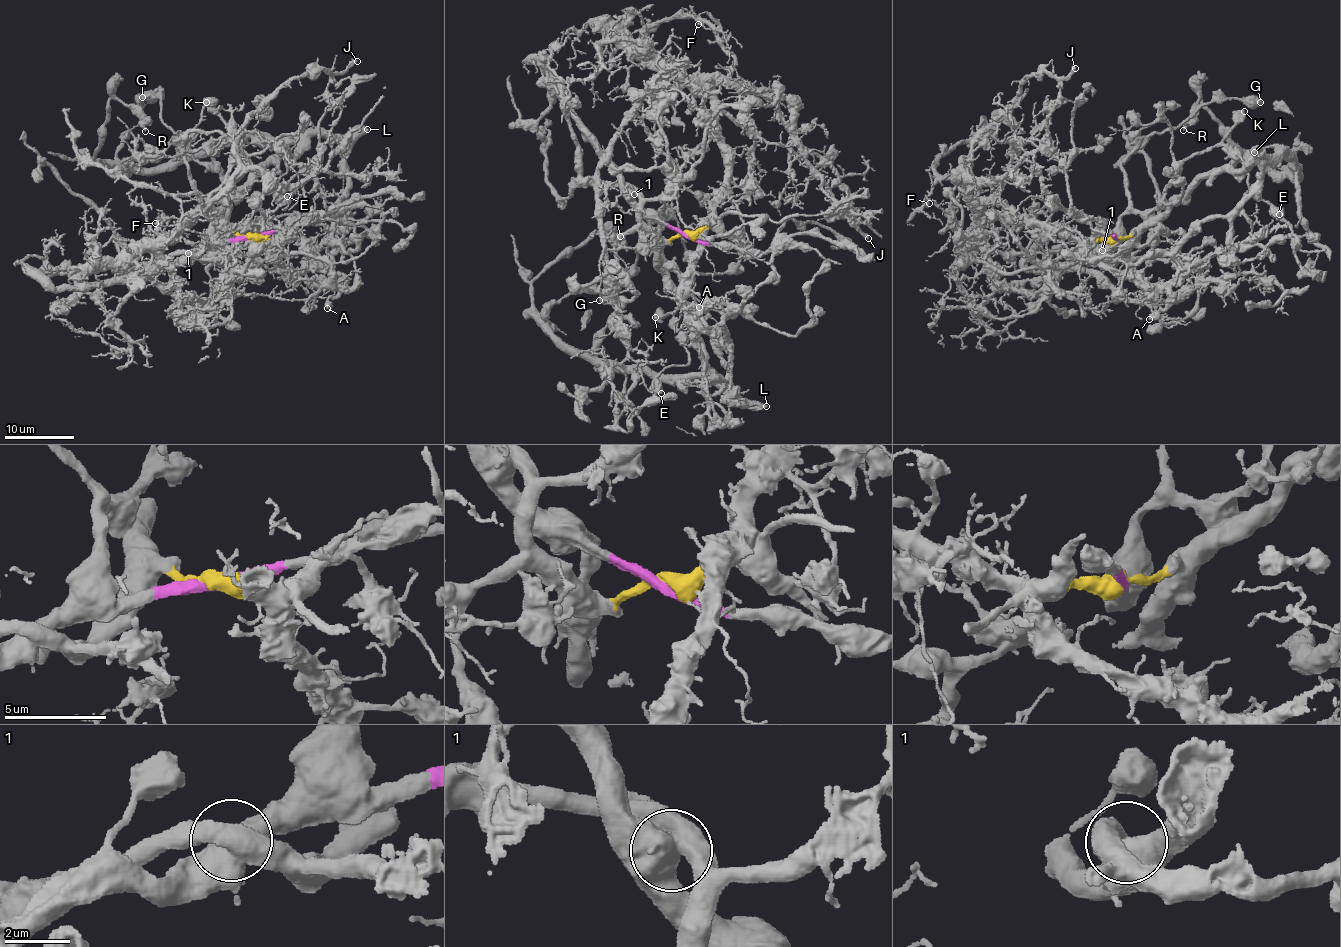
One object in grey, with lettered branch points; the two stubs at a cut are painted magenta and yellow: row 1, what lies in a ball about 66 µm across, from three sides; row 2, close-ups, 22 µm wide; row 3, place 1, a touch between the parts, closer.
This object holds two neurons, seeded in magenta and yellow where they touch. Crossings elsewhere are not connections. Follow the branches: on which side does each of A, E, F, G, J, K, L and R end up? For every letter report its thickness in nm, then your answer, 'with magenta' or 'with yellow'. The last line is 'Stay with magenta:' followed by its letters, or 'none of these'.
A: calibre 550 nm; with yellow
E: calibre 600 nm; with magenta
F: calibre 200 nm; with magenta
G: calibre 600 nm; with magenta
J: calibre 360 nm; with magenta
K: calibre 600 nm; with magenta
L: calibre 480 nm; with yellow
R: calibre 360 nm; with yellow
Stay with magenta: E, F, G, J, K

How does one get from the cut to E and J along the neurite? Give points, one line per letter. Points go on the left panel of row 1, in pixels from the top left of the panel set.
E: (252, 237), (219, 242), (213, 214), (238, 173), (236, 135), (283, 157), (285, 171), (272, 187), (287, 196)
J: (252, 237), (205, 244), (146, 274), (227, 185), (254, 112), (295, 78), (356, 60)

